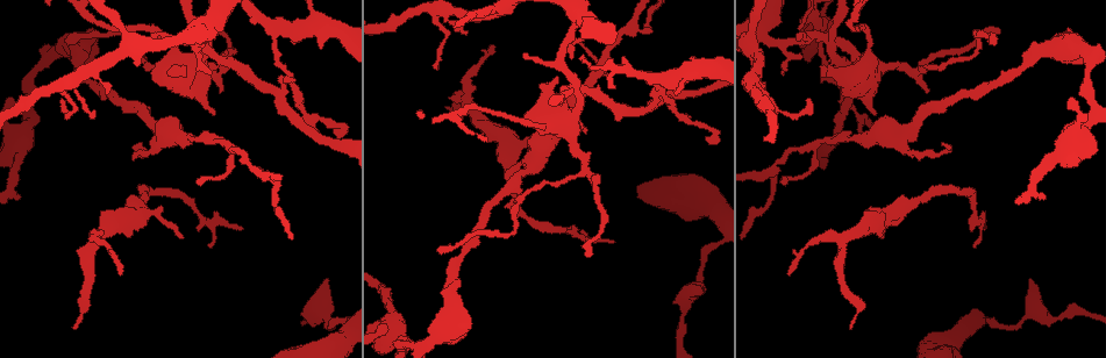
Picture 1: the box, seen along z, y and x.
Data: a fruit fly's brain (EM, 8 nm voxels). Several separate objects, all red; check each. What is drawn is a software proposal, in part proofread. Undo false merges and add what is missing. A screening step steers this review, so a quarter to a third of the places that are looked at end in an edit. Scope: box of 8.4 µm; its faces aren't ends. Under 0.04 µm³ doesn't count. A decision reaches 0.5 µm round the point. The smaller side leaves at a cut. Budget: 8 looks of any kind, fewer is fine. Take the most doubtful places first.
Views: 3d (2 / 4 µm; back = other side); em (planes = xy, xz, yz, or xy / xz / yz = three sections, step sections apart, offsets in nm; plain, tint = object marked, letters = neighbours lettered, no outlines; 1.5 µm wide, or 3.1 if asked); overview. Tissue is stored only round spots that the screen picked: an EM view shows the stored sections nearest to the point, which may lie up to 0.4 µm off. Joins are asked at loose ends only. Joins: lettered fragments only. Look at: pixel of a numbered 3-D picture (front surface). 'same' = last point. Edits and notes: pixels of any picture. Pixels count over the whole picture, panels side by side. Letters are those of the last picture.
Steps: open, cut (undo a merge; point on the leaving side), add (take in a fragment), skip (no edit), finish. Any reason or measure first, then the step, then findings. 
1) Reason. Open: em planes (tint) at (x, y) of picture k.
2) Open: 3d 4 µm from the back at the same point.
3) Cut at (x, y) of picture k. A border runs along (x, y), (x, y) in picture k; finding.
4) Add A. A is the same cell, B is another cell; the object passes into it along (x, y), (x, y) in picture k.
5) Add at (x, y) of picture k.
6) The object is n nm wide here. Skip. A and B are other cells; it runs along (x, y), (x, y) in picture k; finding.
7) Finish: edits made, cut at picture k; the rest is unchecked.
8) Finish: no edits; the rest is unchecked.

Open: 3d 4 µm at (120, 274) of picture 1.

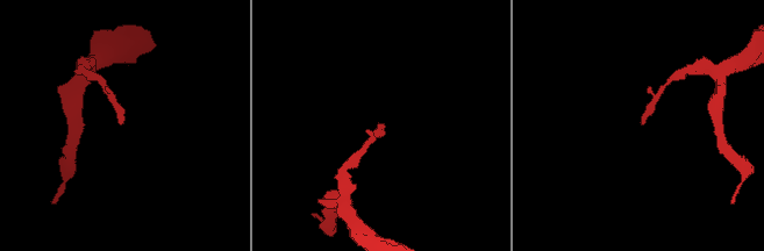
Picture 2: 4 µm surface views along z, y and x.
Open: em planes (letters) at (382, 123) of picture 2.

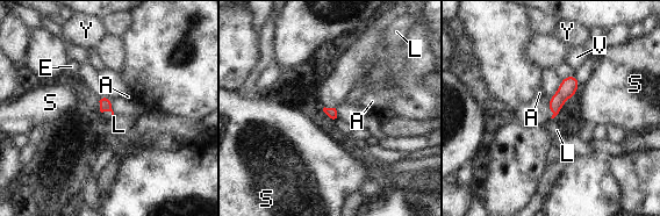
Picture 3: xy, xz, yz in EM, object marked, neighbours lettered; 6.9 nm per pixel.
Skip. A, E, L, S, V and Y are other cells; no lettered fragment goes on from it.

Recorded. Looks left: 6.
Tapers out. Open: em planes (letters) at (582, 232) of picture 1.

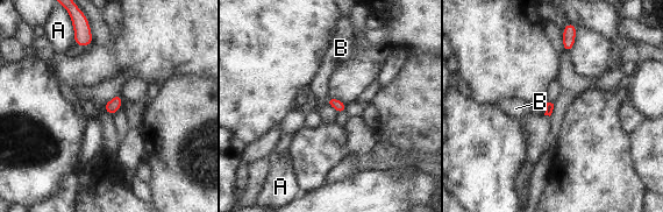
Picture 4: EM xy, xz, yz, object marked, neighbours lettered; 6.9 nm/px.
Skip. A and B are other cells; a border runs along (546, 106), (543, 114) in picture 4; no lettered fragment goes on from it.

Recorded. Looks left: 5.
Sudden change in width. Open: em planes (plain) at (1070, 313) of picture 1.

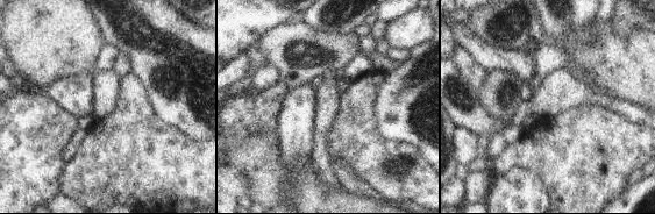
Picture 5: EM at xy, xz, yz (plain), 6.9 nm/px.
See the neighbours. Open: em planes (letters) at the same point.

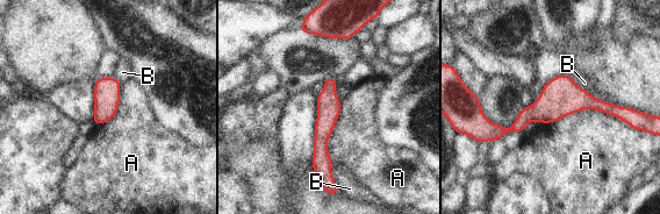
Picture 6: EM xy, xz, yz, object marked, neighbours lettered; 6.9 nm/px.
The object is 160 nm wide here. Skip. A and B are other cells; a border runs along (538, 121), (598, 109), (631, 127) in picture 6; one cell here.

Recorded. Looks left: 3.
Finish: no edits; the rest is unchecked.

